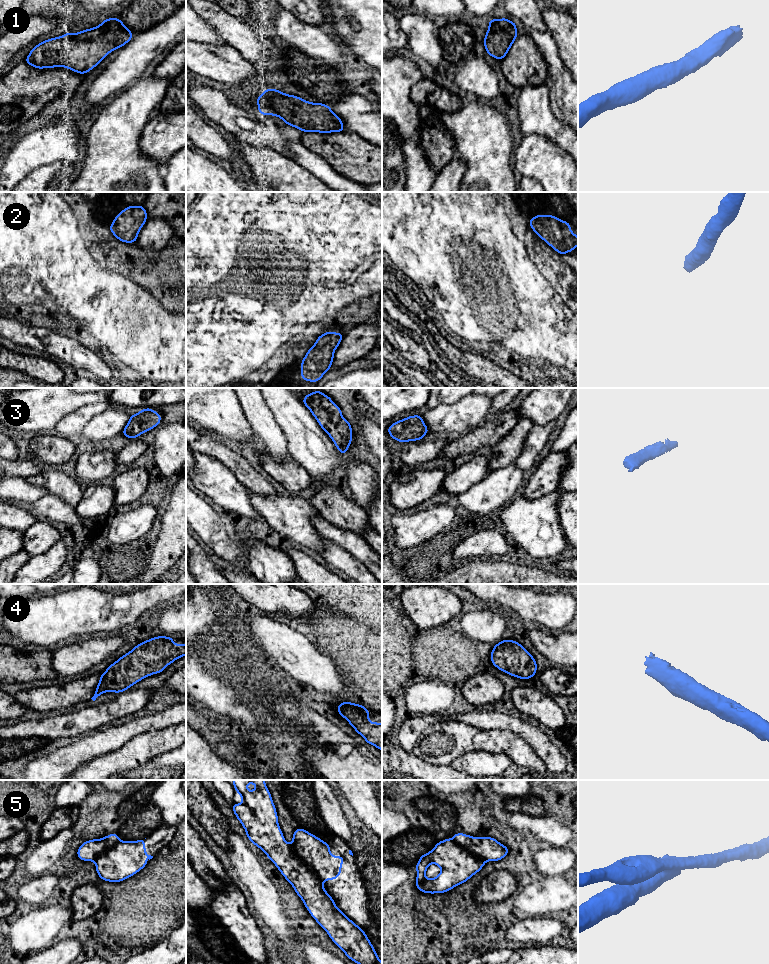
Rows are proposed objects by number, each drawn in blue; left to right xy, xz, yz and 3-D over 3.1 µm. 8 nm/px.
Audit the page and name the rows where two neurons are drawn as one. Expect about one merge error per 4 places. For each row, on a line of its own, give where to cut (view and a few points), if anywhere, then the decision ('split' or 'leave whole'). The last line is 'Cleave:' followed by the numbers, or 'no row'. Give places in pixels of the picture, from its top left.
1: no cut; leave whole
2: no cut; leave whole
3: no cut; leave whole
4: no cut; leave whole
5: cut in xz along (289, 845), (294, 853), (322, 882); split
Cleave: 5

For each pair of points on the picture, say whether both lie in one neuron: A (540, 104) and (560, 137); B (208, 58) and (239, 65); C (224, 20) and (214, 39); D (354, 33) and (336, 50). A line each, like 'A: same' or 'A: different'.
A: same
B: same
C: different
D: different

